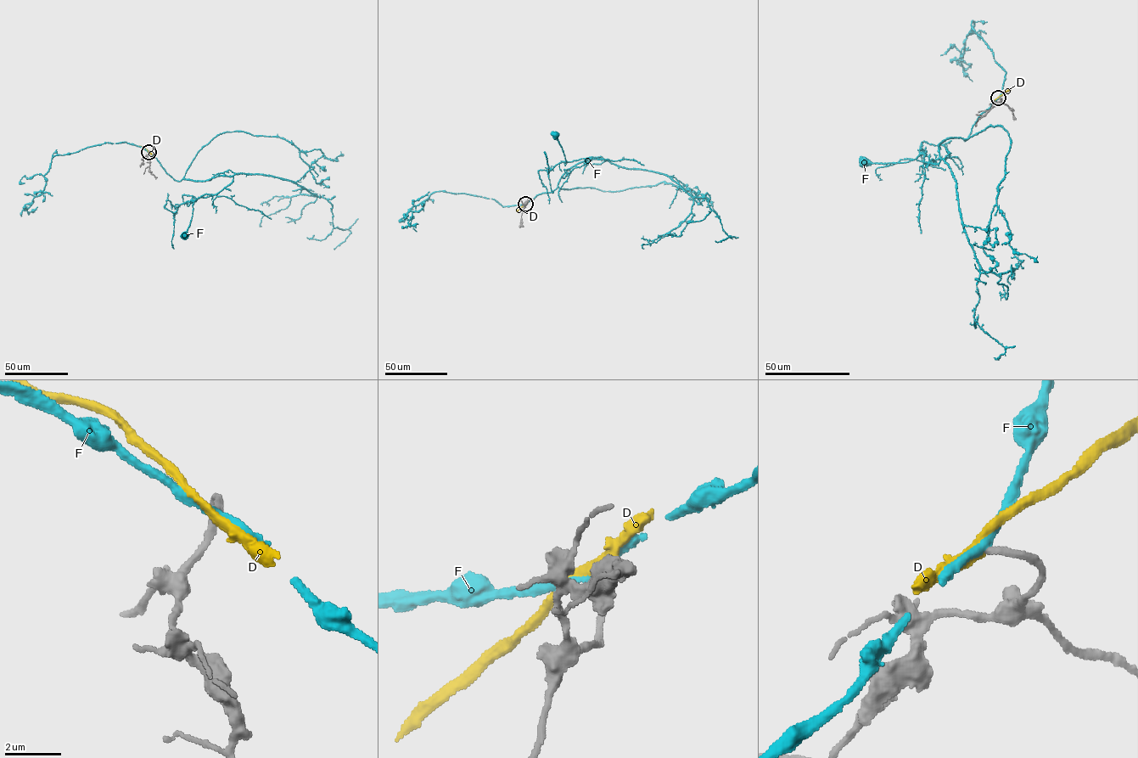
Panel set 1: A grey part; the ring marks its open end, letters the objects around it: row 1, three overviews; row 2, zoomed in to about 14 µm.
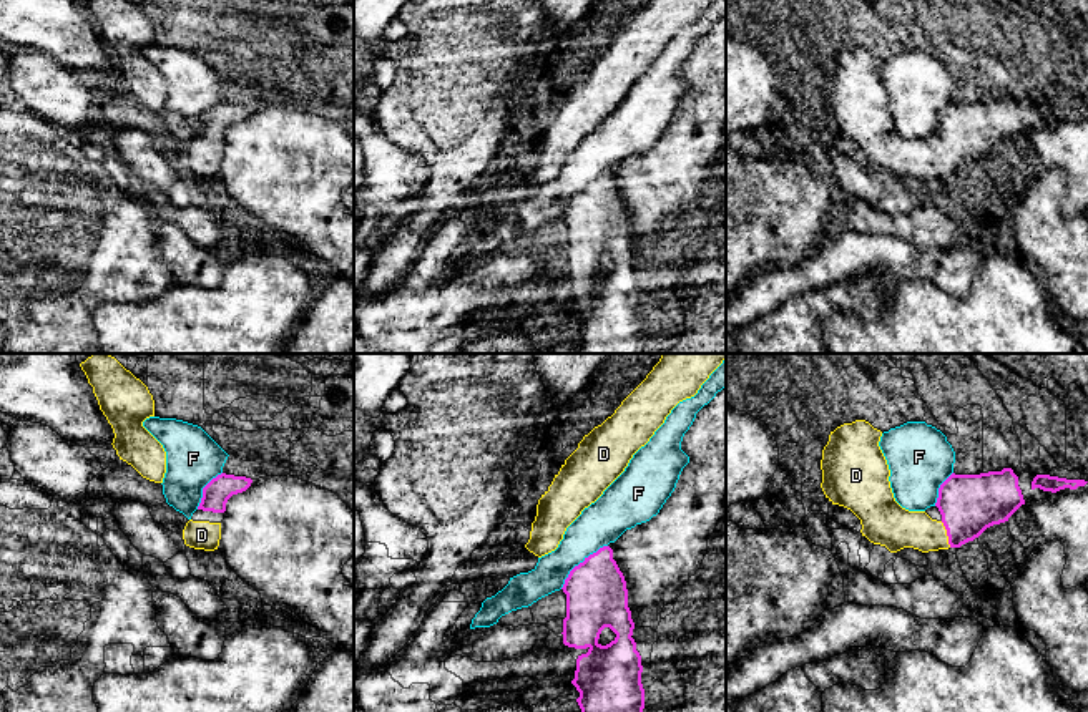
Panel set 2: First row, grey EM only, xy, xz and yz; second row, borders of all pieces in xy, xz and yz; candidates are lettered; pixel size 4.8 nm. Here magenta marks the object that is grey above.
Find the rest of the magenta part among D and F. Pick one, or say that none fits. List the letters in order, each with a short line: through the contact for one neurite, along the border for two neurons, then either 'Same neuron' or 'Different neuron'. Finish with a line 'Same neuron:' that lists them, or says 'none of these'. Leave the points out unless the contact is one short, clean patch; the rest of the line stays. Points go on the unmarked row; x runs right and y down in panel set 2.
D: Line: yz (969, 131), (965, 145), (947, 163), (897, 156). Same neuron
F: Line: xz (607, 173), (580, 190), (560, 216). Different neuron
Same neuron: D

